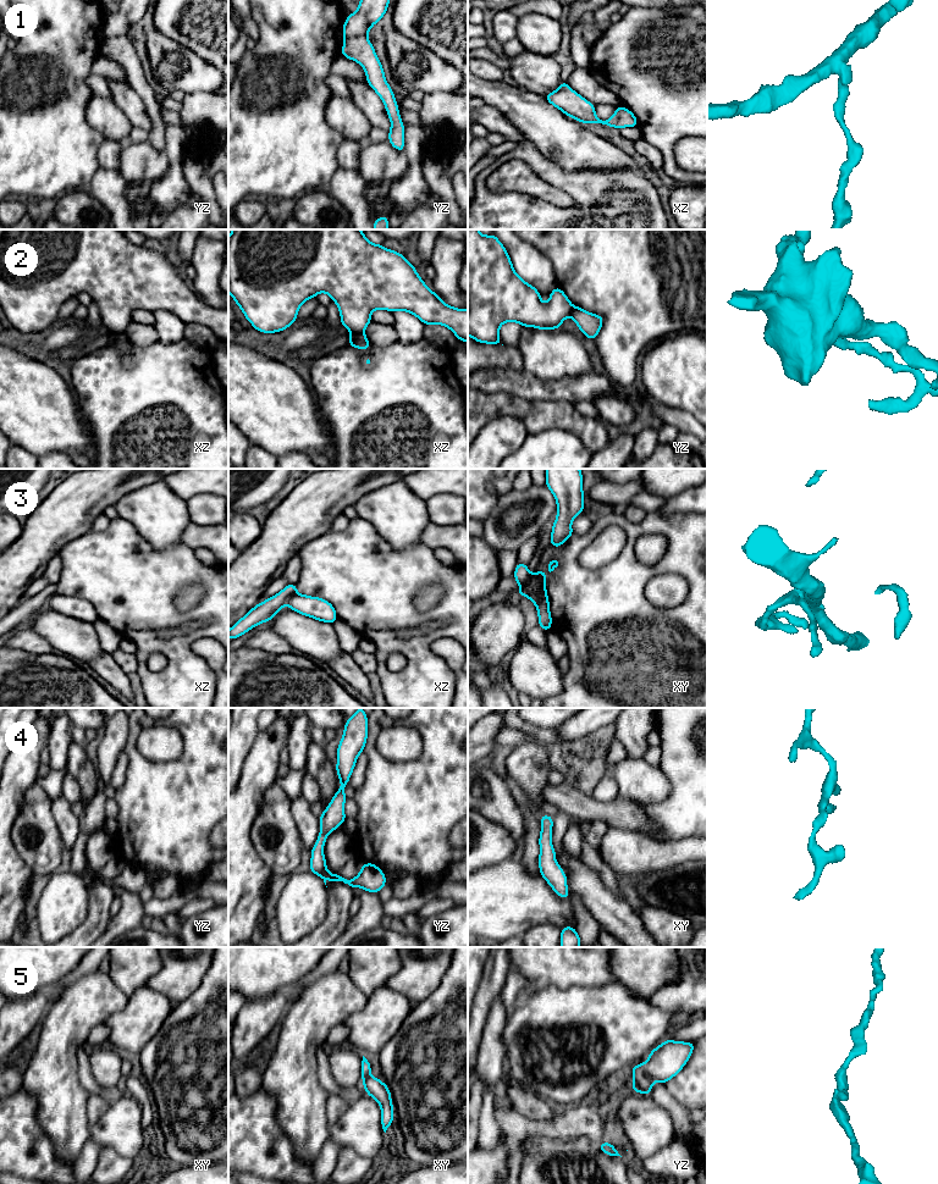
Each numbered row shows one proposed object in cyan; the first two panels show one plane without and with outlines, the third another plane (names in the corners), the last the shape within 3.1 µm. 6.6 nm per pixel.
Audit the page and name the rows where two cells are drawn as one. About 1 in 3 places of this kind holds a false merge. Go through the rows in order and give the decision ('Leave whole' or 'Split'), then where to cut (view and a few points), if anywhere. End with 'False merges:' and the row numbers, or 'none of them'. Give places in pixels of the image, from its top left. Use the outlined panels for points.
1: Split. Split along yz (365, 34), (345, 38)
2: Split. Split along xz (352, 332), (363, 333)
3: Split. Split along xy (533, 575), (528, 584), (520, 586)
4: Leave whole. No split
5: Leave whole. No split
False merges: 1, 2, 3

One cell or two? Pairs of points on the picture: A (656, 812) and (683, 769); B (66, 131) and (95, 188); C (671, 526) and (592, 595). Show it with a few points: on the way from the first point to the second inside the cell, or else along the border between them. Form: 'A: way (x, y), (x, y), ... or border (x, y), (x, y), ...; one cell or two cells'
A: way (668, 806), (683, 791), (683, 781); one cell
B: border (99, 167), (86, 188); two cells
C: way (647, 526), (630, 540), (627, 560), (616, 571); one cell

